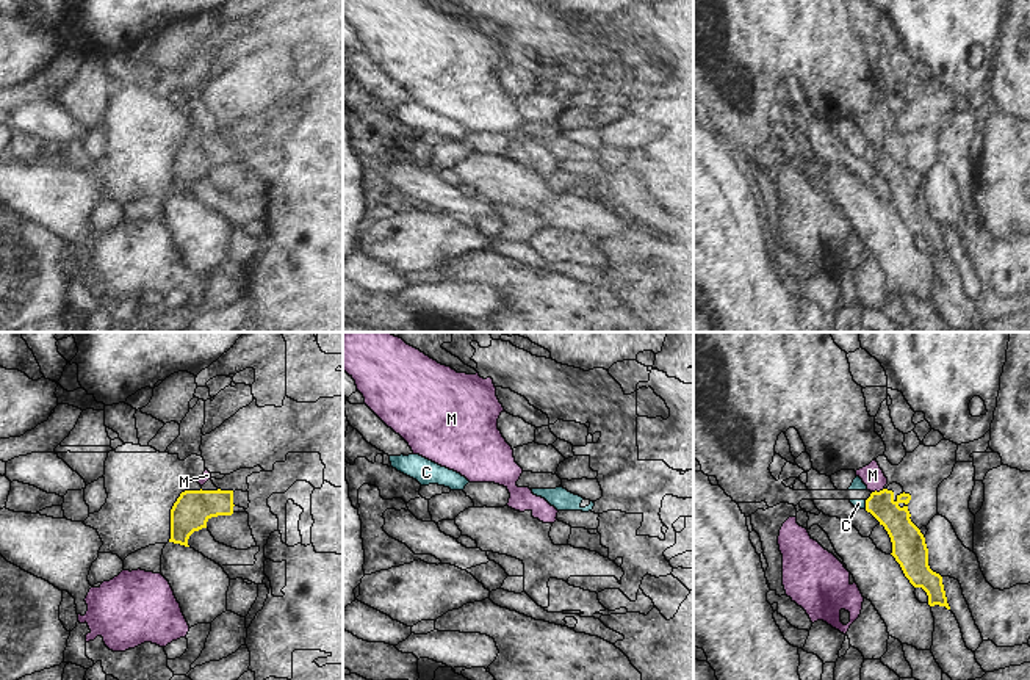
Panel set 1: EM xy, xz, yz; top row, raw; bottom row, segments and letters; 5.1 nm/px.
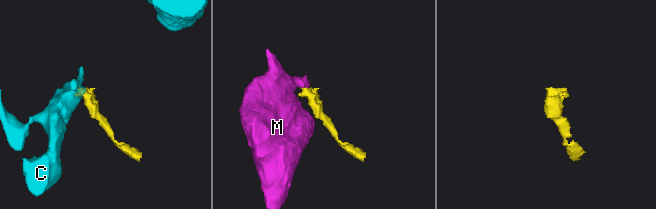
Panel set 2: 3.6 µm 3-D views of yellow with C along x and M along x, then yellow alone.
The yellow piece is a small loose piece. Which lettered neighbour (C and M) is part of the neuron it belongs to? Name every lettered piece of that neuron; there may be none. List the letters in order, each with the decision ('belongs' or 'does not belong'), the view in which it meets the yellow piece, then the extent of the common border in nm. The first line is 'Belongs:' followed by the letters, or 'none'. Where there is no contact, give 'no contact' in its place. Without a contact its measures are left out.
Belongs: M
C: does not belong | yz | 50 nm
M: belongs | yz | 70 nm

